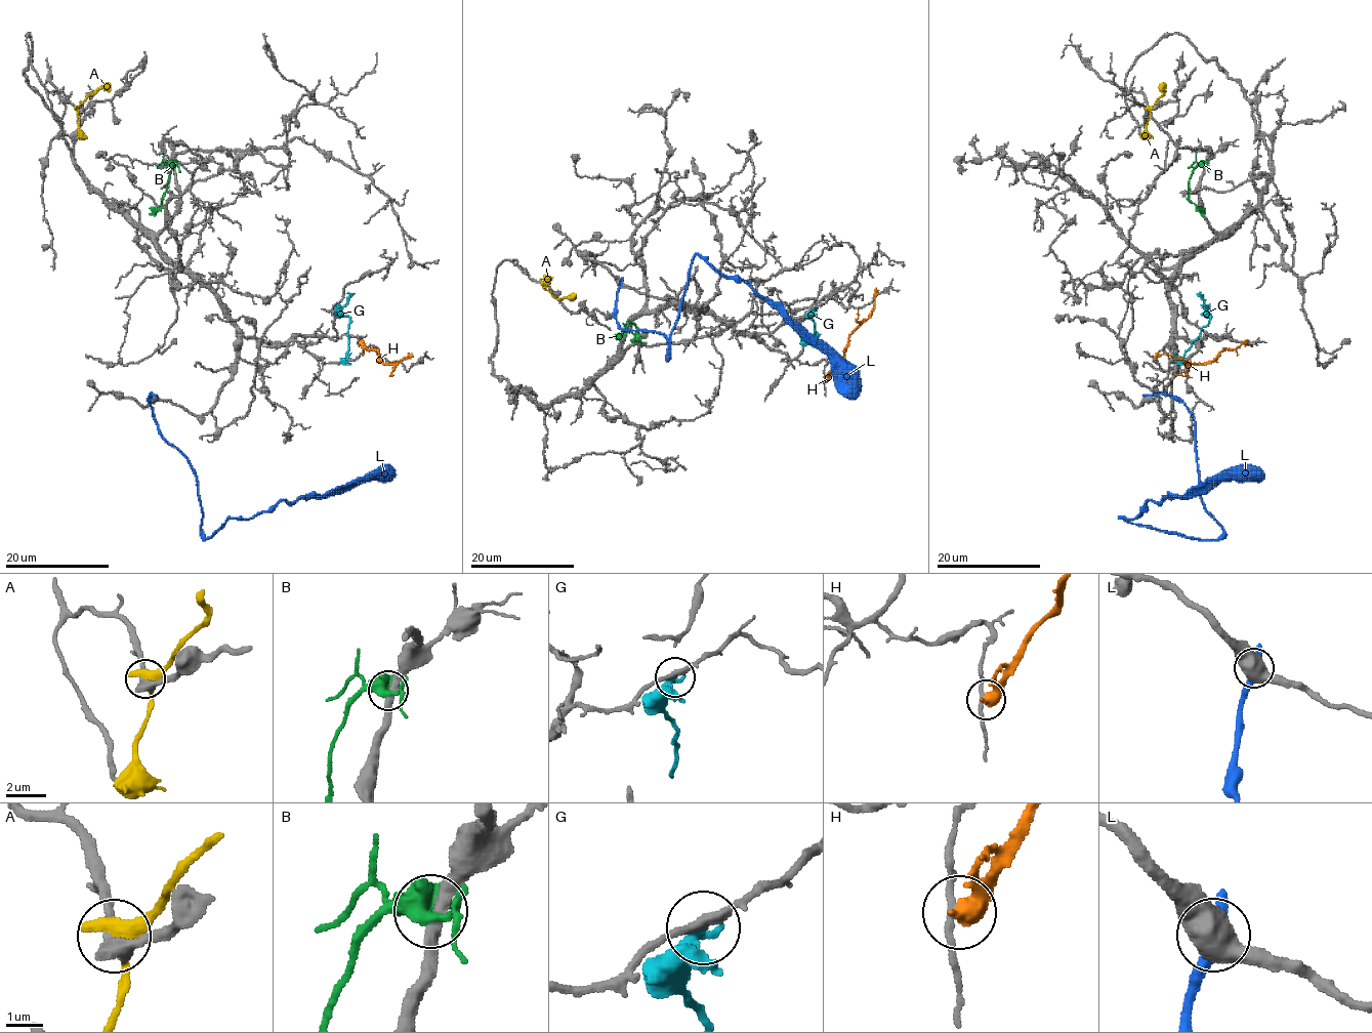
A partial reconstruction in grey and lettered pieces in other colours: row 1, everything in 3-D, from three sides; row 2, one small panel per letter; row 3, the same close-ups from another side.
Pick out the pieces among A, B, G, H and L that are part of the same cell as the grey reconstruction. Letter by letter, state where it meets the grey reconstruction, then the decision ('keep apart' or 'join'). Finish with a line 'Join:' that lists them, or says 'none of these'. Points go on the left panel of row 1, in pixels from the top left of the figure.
A: contact (76, 109); keep apart
B: contact (171, 165); keep apart
G: contact (348, 359); keep apart
H: contact (360, 342); keep apart
L: contact (155, 395); keep apart
Join: none of these

